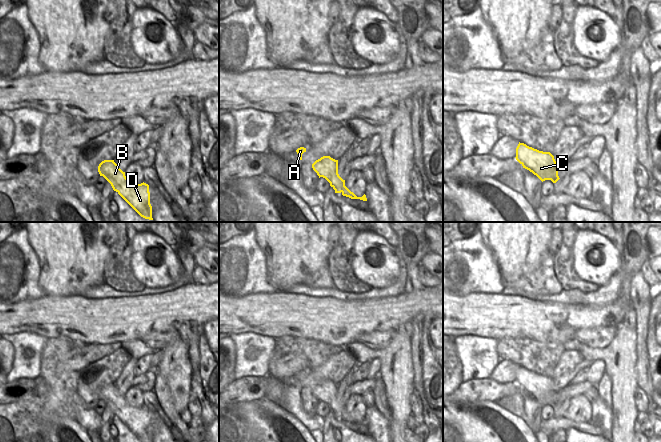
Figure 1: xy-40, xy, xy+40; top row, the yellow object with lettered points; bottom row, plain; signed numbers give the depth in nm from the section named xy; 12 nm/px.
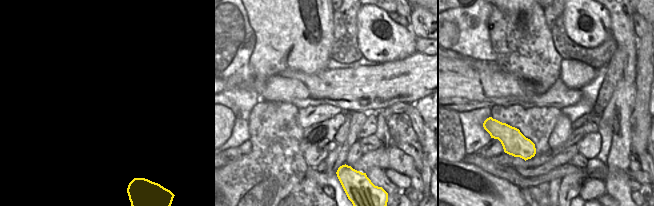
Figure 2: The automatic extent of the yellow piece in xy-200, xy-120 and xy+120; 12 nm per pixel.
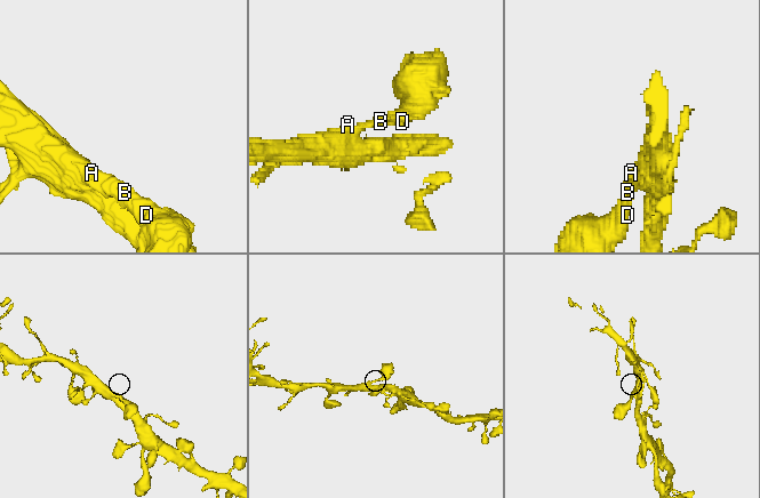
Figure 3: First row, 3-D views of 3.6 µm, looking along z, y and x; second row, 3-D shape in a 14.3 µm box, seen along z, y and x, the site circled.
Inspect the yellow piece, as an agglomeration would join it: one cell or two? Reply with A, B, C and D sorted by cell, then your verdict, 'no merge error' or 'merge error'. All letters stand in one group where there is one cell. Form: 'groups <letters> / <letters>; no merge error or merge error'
groups A B C D; no merge error

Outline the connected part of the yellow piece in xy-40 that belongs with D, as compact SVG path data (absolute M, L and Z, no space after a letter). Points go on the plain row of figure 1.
M104 384L98 390L103 400L116 415L141 441L152 442L149 409L129 405L114 384Z

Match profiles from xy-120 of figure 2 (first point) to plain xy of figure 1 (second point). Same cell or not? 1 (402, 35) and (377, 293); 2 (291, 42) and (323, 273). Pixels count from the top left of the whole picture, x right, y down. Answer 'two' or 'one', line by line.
1: two
2: two

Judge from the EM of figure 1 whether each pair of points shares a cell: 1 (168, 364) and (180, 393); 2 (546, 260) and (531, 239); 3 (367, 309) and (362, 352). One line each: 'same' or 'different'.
1: same
2: different
3: different

